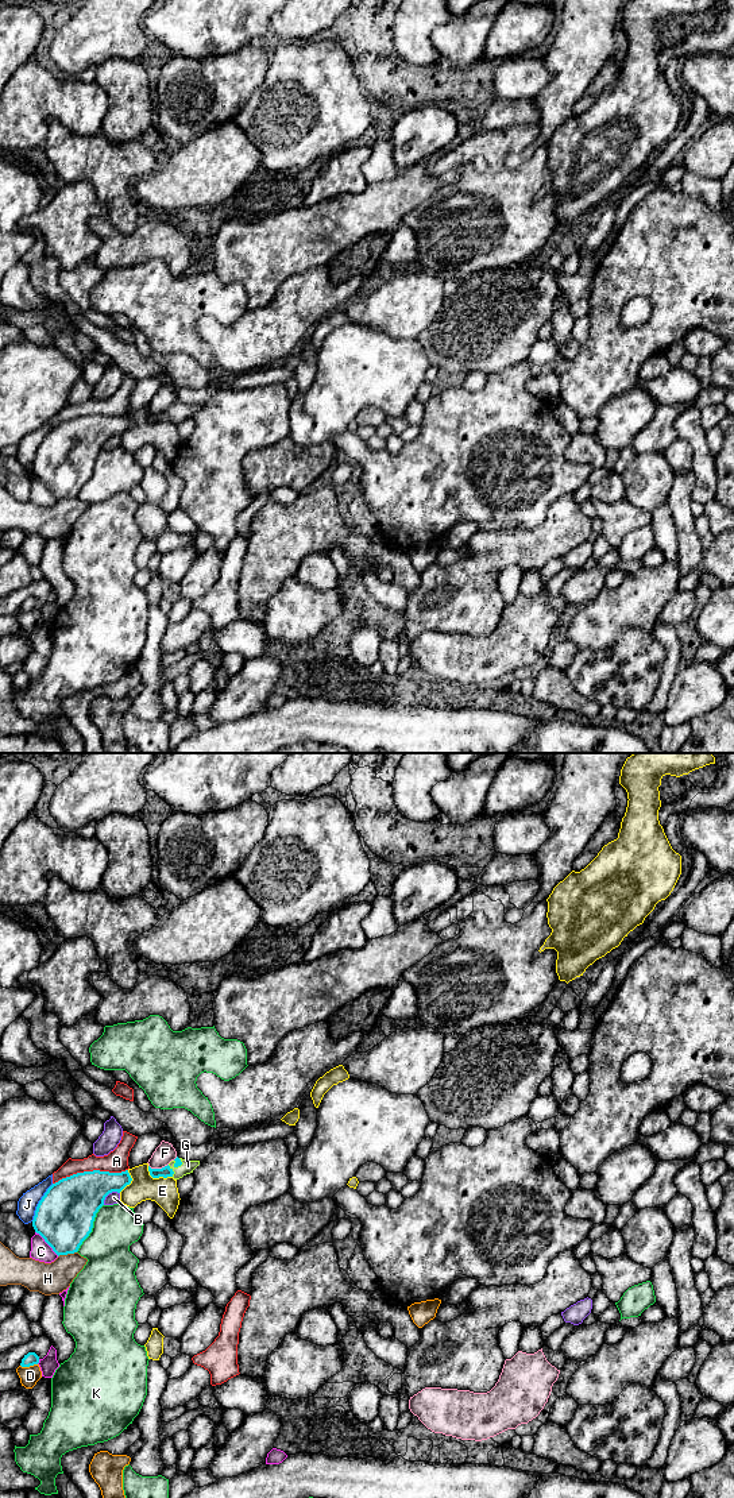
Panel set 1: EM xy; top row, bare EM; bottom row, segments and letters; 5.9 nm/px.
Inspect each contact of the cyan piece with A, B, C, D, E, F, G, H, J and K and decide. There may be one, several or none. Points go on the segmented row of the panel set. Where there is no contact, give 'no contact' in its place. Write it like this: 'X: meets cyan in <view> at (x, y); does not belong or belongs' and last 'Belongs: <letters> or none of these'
A: meets cyan in xy at (89, 1172); does not belong
B: meets cyan in xy at (108, 1193); does not belong
C: meets cyan in xy at (46, 1242); does not belong
D: meets cyan in xy at (29, 1366); does not belong
E: meets cyan in xy at (157, 1177); does not belong
F: meets cyan in xy at (158, 1169); does not belong
G: meets cyan in xy at (176, 1166); belongs
H: meets cyan in xy at (66, 1254); does not belong
J: meets cyan in xy at (39, 1203); does not belong
K: meets cyan in xy at (92, 1227); does not belong
Belongs: G

